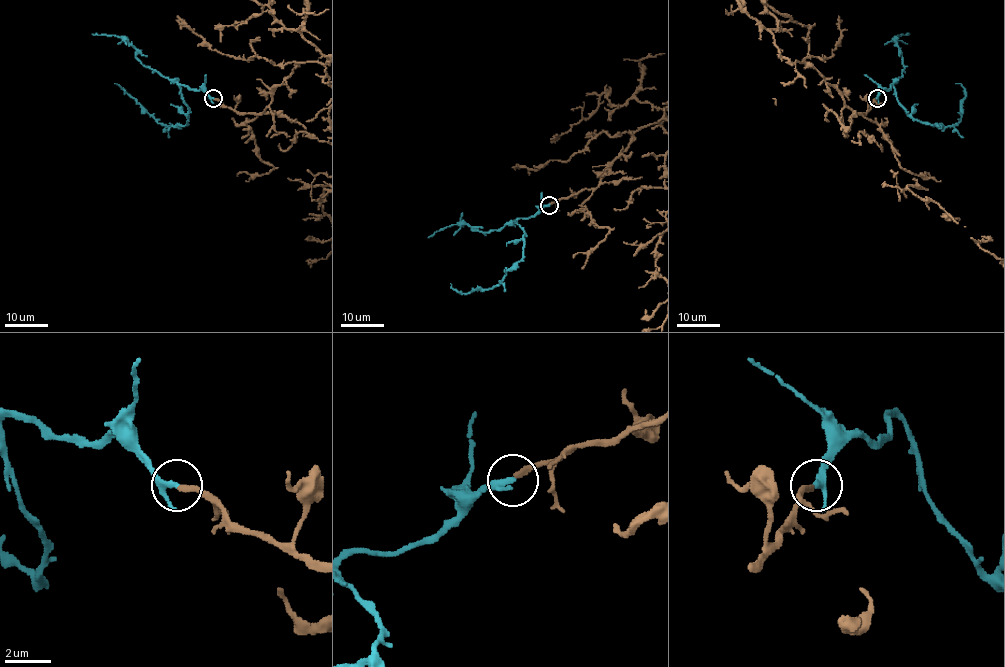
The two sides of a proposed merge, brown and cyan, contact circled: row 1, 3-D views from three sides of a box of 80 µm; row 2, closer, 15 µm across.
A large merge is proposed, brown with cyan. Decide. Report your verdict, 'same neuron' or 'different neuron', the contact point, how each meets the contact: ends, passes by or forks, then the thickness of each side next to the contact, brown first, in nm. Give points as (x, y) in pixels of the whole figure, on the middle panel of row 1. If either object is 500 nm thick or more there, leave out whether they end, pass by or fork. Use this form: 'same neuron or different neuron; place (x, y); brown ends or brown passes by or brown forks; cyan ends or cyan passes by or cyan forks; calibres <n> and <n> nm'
same neuron; place (549, 205); brown ends; cyan passes by; calibres 240 and 200 nm

